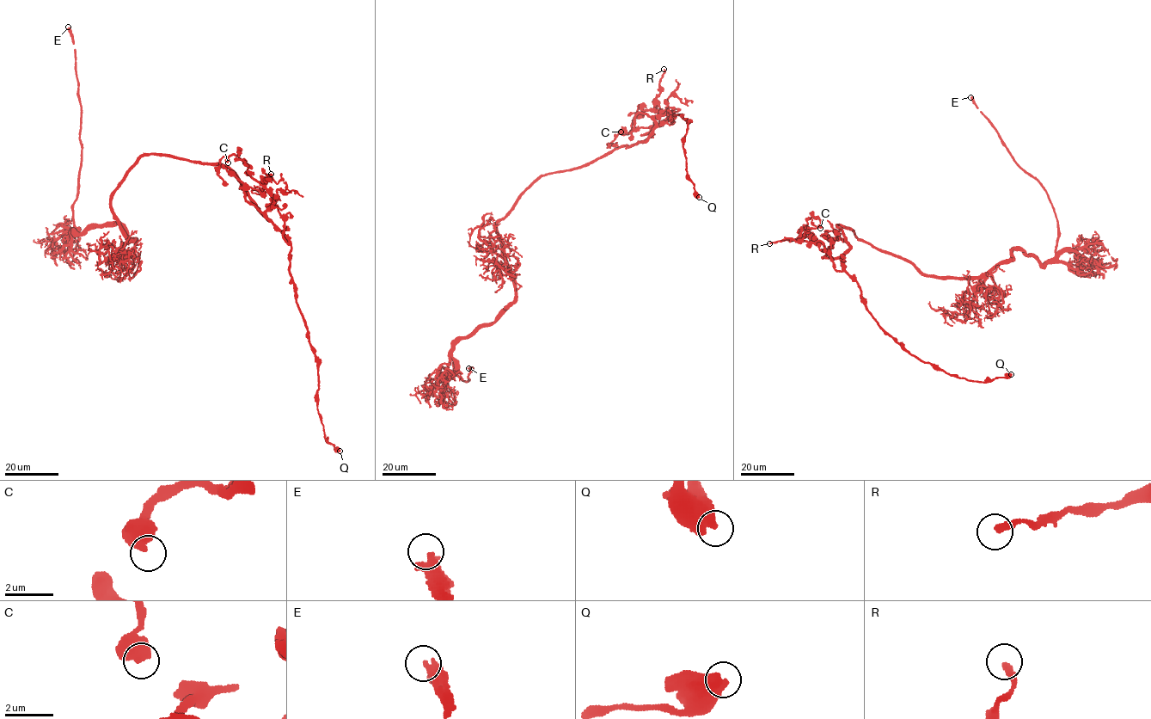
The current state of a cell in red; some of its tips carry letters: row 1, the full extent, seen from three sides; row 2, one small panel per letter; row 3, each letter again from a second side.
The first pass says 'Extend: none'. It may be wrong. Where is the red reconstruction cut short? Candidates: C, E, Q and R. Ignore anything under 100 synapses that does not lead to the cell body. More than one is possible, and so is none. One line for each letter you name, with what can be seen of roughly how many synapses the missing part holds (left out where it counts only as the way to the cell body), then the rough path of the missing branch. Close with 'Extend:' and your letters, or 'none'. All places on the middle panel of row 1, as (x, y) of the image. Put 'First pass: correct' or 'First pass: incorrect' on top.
First pass: incorrect
E: missing branch runs (468, 368), (468, 361), (473, 359), (471, 358)
Extend: E

